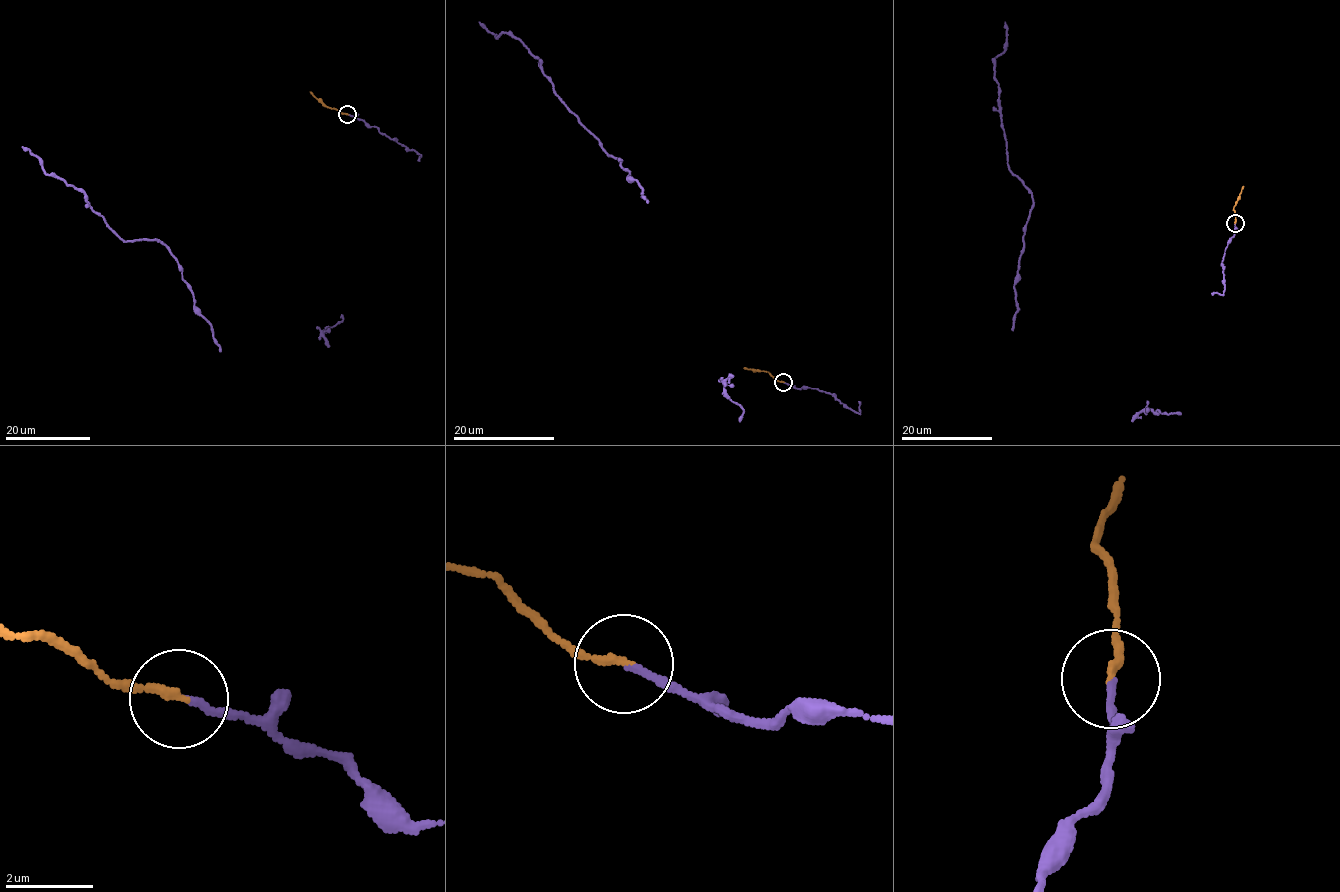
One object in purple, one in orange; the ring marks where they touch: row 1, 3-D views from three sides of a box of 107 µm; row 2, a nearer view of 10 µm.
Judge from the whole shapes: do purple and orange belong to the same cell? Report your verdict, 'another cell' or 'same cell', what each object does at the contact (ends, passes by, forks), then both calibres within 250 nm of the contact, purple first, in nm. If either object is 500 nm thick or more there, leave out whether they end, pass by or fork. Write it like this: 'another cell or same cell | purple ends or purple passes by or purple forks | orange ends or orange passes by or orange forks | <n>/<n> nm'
same cell | purple ends | orange ends | 140/180 nm

